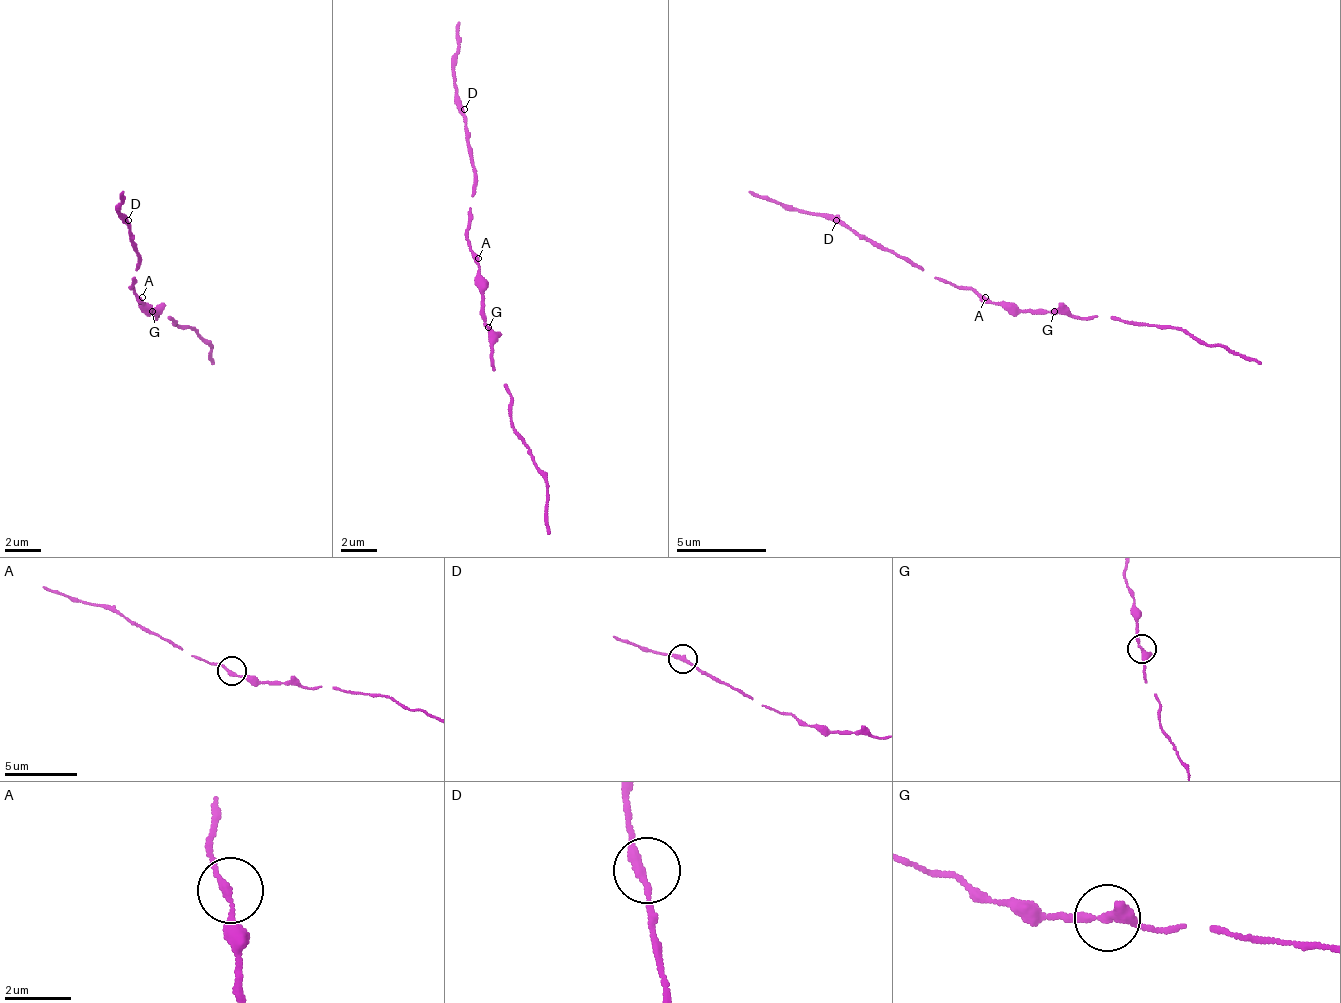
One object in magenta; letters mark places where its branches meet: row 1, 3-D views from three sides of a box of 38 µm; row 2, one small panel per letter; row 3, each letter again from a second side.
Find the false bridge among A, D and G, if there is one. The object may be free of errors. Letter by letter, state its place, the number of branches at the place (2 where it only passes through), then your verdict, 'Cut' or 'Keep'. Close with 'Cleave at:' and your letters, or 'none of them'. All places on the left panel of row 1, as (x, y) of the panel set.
A: Place: (142, 297). Branches: 2. Keep
D: Place: (128, 220). Branches: 2. Keep
G: Place: (152, 311). Branches: 2. Keep
Cleave at: none of them

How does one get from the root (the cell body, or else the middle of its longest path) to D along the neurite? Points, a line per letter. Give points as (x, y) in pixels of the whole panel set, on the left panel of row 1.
D: (142, 301), (133, 292), (137, 256), (133, 251), (133, 233), (128, 229), (128, 220)

